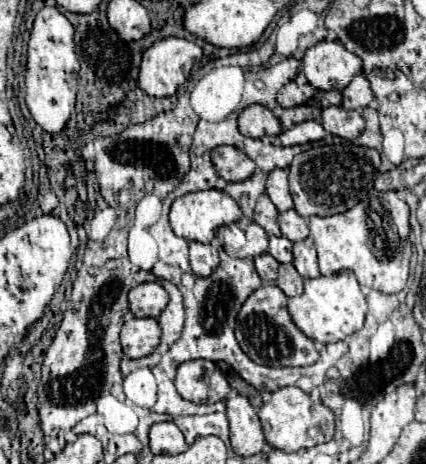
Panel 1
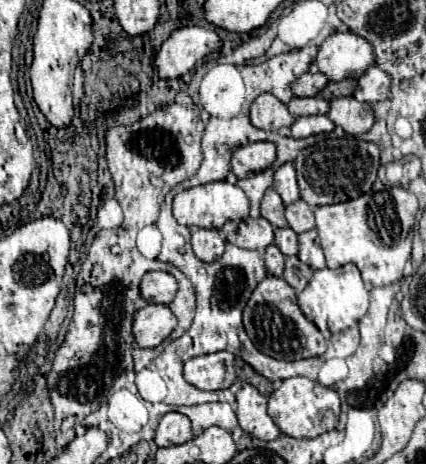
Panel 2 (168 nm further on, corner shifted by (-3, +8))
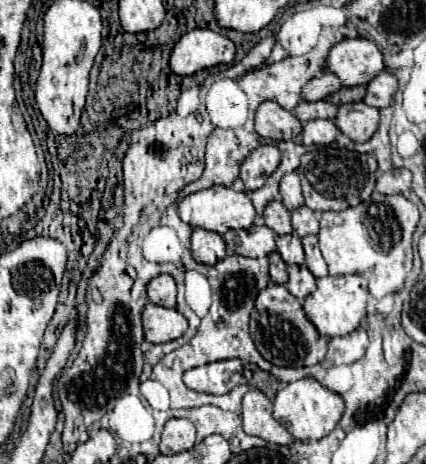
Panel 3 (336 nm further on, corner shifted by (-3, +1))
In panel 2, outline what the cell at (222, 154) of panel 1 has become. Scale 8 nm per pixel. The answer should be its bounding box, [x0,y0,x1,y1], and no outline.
[232,142,276,178]

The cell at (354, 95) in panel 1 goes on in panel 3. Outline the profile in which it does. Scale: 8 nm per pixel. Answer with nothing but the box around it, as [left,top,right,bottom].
[364,71,398,109]

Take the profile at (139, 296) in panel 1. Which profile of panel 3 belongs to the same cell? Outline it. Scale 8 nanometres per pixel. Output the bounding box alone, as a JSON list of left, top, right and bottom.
[148,275,176,307]

